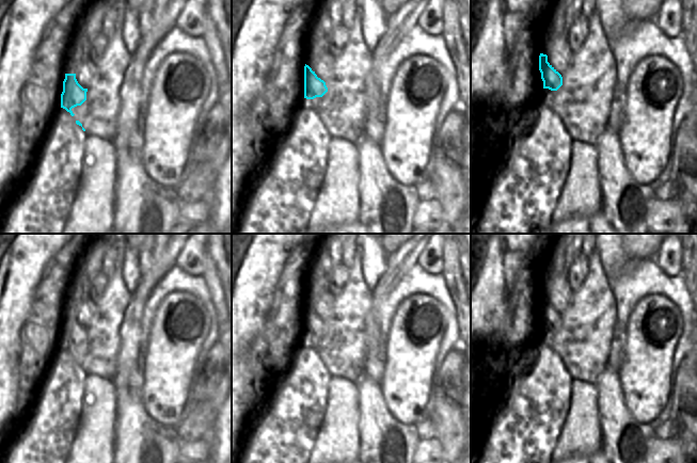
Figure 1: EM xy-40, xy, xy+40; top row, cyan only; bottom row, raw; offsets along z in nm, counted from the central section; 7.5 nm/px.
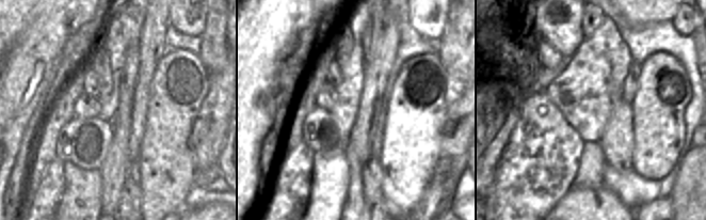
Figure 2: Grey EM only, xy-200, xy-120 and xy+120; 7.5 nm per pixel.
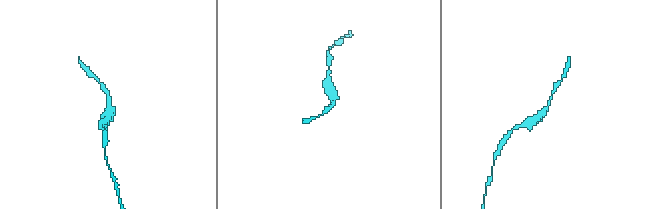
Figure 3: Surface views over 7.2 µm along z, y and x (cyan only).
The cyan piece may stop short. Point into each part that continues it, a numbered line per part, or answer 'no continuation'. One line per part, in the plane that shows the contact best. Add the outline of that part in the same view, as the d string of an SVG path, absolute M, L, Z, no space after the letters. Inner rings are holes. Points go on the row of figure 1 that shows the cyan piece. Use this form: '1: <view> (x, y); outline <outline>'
no continuation

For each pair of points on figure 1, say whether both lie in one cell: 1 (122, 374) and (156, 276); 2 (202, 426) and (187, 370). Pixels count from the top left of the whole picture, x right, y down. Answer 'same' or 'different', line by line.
1: same
2: different

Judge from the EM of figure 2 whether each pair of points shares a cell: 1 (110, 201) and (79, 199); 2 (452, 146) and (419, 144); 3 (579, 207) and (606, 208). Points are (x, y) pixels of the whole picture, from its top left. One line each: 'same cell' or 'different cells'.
1: different cells
2: different cells
3: same cell

